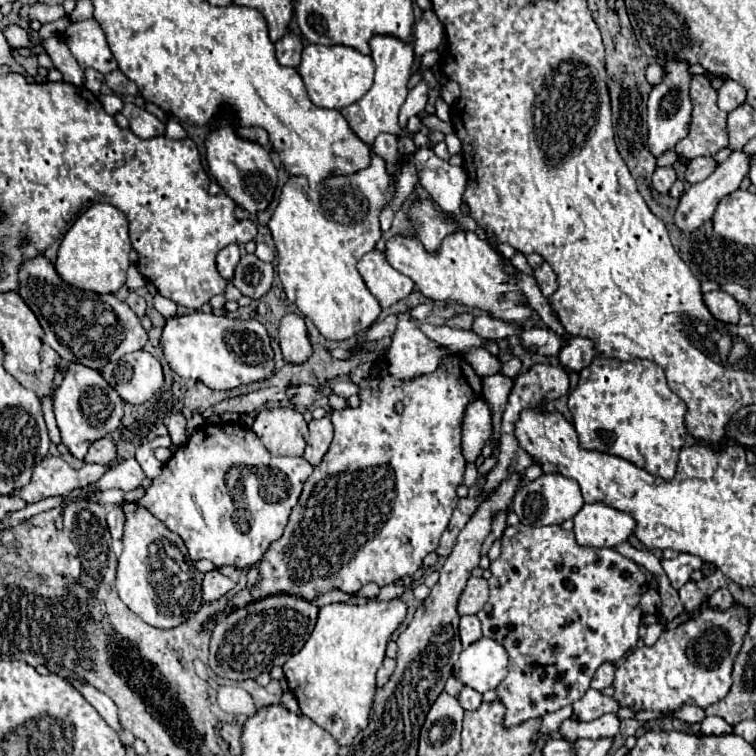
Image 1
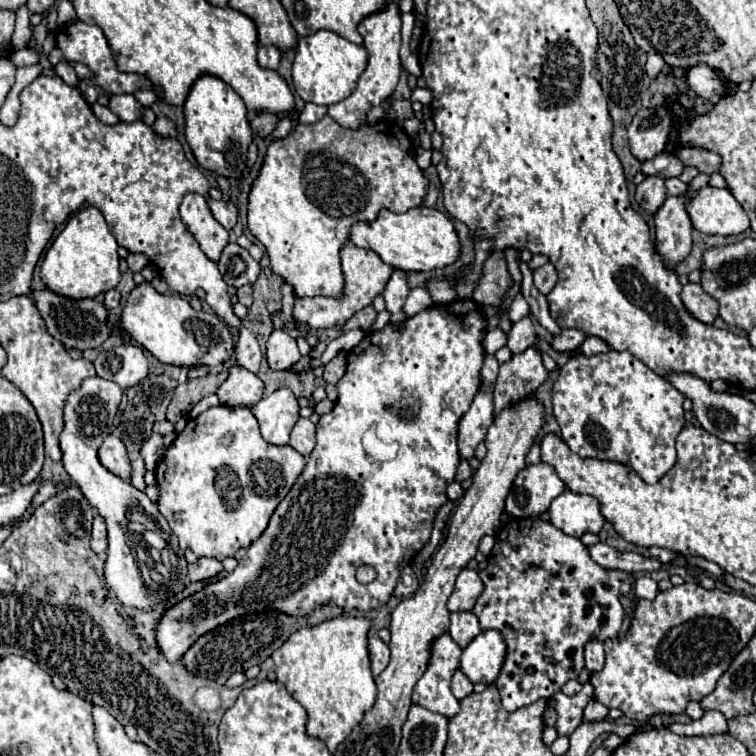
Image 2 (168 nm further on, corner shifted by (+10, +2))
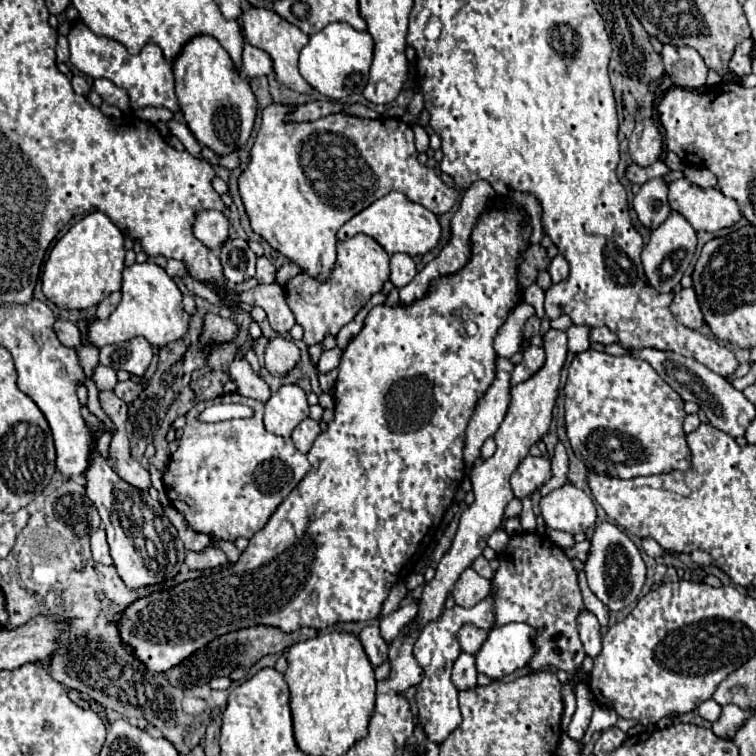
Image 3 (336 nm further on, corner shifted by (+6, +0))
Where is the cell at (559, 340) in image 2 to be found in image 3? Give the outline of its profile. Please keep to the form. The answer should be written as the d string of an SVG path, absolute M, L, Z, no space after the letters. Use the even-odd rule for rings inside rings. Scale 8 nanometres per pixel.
M596 327L590 329L590 343L602 343L602 345L610 345L616 343L616 333L612 333L608 327Z

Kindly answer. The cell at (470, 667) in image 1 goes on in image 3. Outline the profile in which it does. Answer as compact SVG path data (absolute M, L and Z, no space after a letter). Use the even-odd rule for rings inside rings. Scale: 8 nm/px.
M524 623L494 627L480 651L474 655L476 669L496 681L524 669L528 659L532 659L532 651L536 651L536 647L532 647L532 627Z

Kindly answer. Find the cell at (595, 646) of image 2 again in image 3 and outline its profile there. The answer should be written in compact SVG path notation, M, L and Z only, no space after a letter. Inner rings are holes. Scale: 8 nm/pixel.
M584 611L584 615L580 615L578 619L580 623L580 639L584 643L584 651L588 657L596 659L602 653L602 633L600 633L600 623L598 619Z

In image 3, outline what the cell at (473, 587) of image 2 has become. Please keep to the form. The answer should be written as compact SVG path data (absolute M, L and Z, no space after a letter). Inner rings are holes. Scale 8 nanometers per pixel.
M468 567L456 581L452 597L460 607L474 607L476 603L480 603L490 595L490 589L492 589L490 581L480 577L474 569Z

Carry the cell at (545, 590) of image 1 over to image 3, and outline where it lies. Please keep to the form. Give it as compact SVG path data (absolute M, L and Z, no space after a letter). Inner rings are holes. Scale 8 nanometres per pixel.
M536 531L512 535L506 549L498 553L498 561L500 565L492 577L494 625L500 627L516 621L536 629L536 653L528 663L532 673L566 671L576 675L586 655L578 635L578 615L584 611L584 601L572 561L548 535Z

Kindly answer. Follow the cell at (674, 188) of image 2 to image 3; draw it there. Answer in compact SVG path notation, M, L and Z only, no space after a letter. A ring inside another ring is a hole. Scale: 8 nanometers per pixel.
M688 179L670 183L668 201L696 231L714 233L732 227L742 219L742 211L734 199L726 197L720 189L700 189Z

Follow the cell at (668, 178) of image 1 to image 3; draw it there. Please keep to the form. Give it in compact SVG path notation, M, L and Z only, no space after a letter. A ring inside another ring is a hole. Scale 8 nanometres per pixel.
M652 179L646 181L640 191L634 197L634 209L638 213L638 219L650 227L656 229L664 219L670 215L668 205L668 185L664 179Z

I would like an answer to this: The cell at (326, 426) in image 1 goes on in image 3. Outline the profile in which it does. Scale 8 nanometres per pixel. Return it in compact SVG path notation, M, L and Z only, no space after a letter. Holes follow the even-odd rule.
M304 419L304 421L294 429L292 441L294 441L294 445L298 447L298 451L308 453L318 435L320 435L320 425L318 425L318 421L314 421L314 419Z

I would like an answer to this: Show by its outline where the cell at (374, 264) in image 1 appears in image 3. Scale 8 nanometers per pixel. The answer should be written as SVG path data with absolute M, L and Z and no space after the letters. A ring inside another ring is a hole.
M356 235L348 241L338 241L338 259L328 283L314 281L312 277L300 273L288 281L284 287L288 307L292 309L296 323L304 327L304 343L316 345L322 343L326 335L336 337L338 331L348 325L358 311L370 301L374 293L382 289L382 285L390 277L390 255L368 235Z

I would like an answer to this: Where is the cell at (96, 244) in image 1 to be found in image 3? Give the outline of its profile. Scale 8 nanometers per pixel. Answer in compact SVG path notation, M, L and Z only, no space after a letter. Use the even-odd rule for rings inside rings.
M94 211L80 219L52 247L42 273L44 295L62 309L88 309L122 287L124 271L124 235L102 213Z

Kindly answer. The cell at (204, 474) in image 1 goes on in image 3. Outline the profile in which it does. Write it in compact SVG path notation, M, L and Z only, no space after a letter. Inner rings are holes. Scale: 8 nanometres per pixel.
M238 393L232 395L220 395L212 401L198 403L188 411L186 415L186 427L184 435L180 437L178 451L172 453L170 463L162 475L162 481L166 485L166 495L172 501L172 505L178 509L178 513L186 519L188 529L196 533L208 535L212 541L230 541L234 543L240 537L252 539L272 517L272 513L278 509L278 505L288 497L288 493L302 481L302 477L310 471L310 463L304 453L300 453L292 439L276 437L264 429L262 423L264 415L264 403L246 399ZM216 403L244 403L254 409L254 417L250 419L232 419L222 423L204 423L198 419L198 415Z

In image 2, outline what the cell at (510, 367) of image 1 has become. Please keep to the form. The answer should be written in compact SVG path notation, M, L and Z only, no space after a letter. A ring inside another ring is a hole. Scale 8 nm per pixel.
M524 317L524 319L520 319L518 323L512 325L512 329L508 333L508 349L514 355L522 353L524 349L528 349L528 347L534 345L534 339L536 339L536 333L534 333L532 319Z

